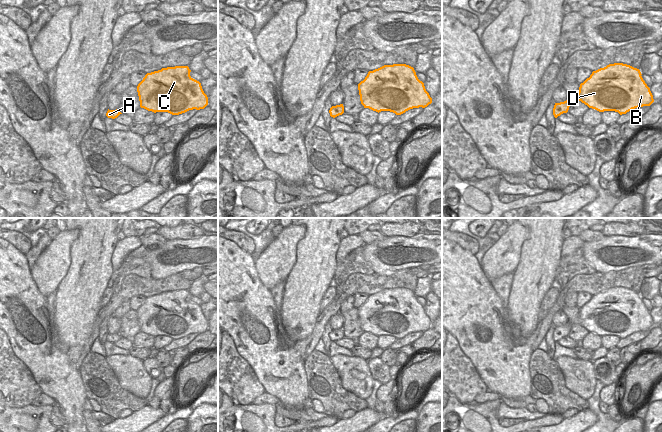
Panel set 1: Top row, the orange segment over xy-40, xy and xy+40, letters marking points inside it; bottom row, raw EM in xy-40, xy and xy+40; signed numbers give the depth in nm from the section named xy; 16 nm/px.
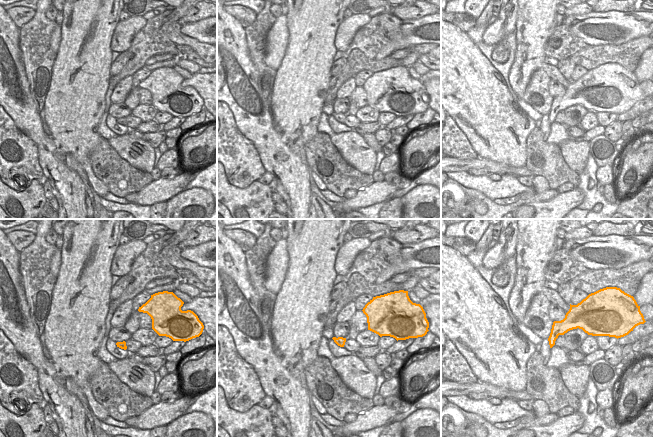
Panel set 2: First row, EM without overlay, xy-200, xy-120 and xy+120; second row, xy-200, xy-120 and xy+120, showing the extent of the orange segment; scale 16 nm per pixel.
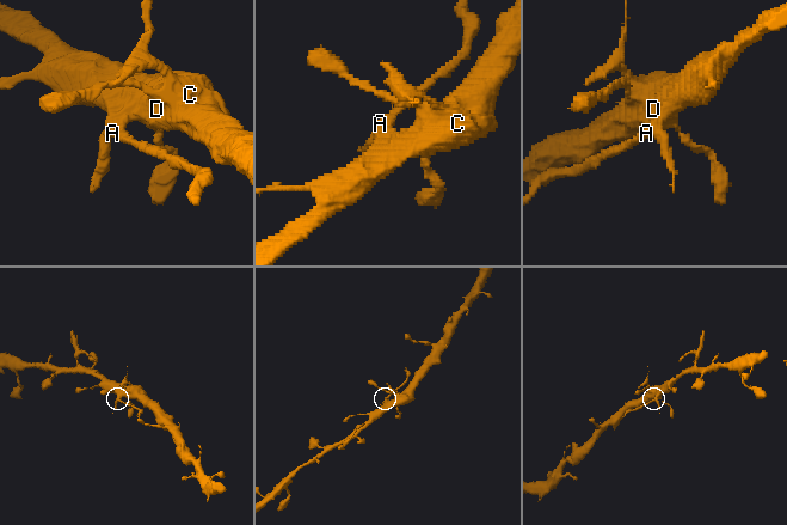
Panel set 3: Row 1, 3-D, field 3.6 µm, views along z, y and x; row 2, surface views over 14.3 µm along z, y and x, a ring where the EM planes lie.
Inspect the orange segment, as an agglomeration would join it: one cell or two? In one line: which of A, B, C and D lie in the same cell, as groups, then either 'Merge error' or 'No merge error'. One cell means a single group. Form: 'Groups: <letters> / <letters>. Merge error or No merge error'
Groups: A / B C D. Merge error.

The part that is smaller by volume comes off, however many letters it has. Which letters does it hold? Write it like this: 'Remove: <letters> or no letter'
Remove: A.

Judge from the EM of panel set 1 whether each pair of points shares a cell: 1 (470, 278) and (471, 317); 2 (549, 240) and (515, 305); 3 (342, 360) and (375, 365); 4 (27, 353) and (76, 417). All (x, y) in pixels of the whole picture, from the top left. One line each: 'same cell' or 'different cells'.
1: same cell
2: same cell
3: different cells
4: same cell

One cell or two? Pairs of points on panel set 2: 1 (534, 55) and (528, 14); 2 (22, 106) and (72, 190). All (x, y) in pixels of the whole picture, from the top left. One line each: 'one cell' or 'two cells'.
1: one cell
2: one cell

